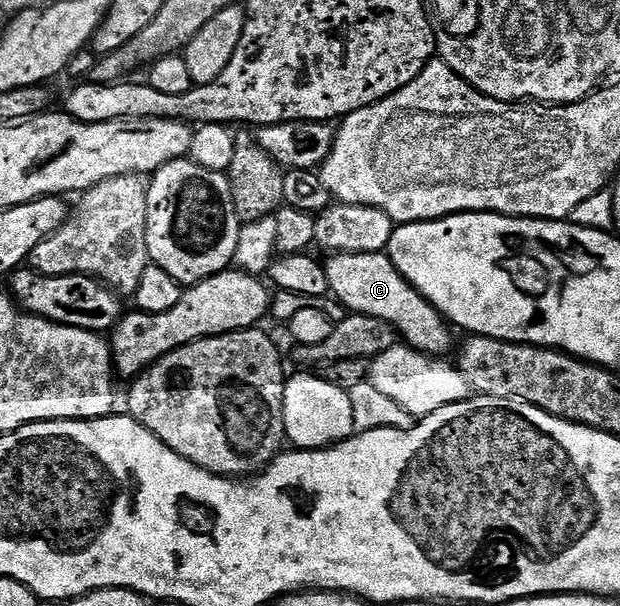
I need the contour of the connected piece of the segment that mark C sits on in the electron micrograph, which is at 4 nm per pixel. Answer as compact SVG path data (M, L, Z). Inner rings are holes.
M387 252L358 253L351 258L352 265L356 269L328 269L328 288L331 296L345 305L348 313L361 313L370 315L374 319L382 319L396 328L399 340L420 353L426 353L430 357L443 358L452 349L452 333L449 322L439 309L435 309L431 303L422 296L394 267L394 263L388 258Z

